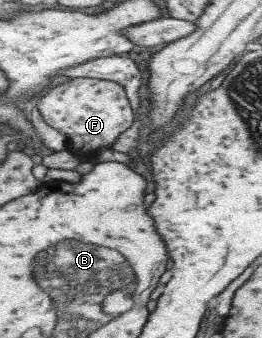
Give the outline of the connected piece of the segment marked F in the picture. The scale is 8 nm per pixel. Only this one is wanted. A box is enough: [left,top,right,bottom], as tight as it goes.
[34,77,133,157]

